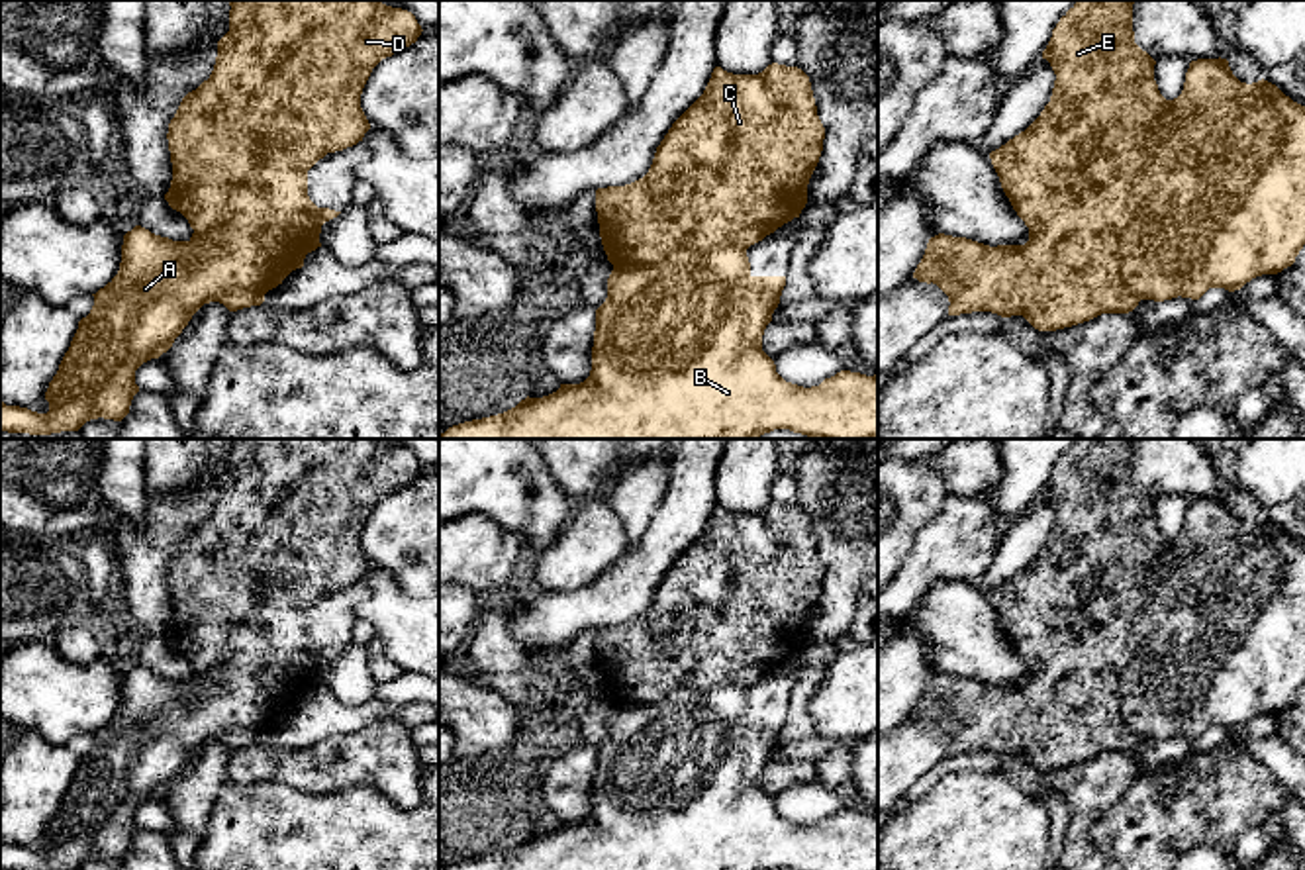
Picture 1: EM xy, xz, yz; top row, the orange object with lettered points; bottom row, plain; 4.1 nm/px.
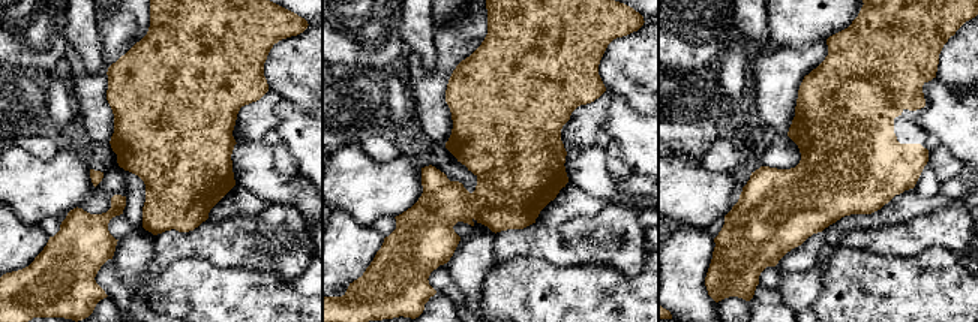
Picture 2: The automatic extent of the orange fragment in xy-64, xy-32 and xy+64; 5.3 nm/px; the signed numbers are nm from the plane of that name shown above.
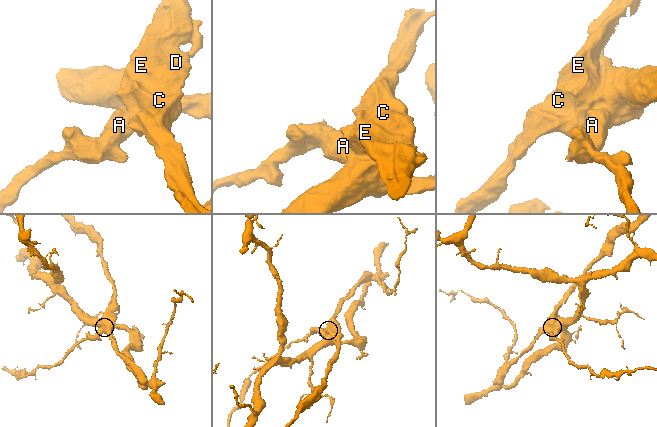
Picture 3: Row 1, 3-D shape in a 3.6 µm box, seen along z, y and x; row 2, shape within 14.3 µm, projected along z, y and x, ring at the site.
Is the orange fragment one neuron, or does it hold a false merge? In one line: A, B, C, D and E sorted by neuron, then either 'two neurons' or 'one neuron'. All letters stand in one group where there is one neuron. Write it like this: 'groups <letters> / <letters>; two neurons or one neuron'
groups A B / C D E; two neurons

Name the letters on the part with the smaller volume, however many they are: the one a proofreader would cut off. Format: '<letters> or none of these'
C, D, E

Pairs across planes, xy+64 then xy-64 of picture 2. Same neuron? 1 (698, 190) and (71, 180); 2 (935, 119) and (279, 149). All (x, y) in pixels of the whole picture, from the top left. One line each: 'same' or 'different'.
1: same
2: different

